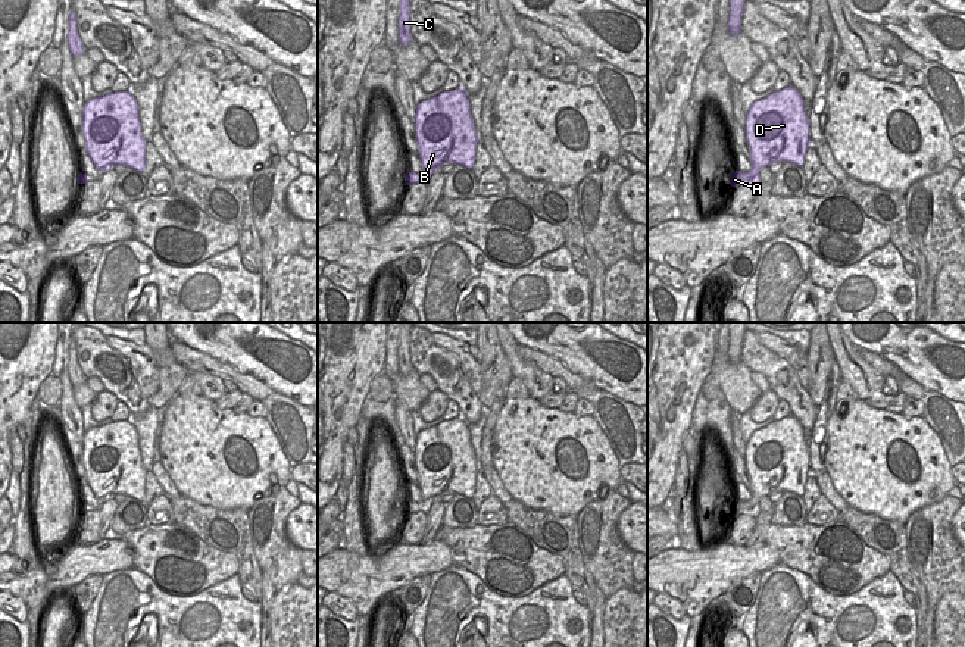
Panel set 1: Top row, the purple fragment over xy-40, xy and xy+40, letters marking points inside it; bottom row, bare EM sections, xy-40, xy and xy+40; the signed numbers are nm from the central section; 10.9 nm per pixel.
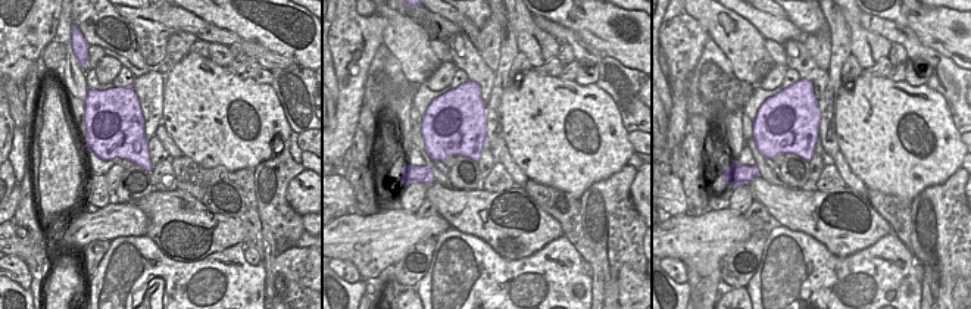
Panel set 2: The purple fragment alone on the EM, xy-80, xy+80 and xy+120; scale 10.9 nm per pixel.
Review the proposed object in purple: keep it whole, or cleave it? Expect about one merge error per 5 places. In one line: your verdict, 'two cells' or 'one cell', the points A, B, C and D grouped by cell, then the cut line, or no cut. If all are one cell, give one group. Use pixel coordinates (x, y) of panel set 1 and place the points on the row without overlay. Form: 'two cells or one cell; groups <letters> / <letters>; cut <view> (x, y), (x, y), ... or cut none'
one cell; groups A B C D; cut none

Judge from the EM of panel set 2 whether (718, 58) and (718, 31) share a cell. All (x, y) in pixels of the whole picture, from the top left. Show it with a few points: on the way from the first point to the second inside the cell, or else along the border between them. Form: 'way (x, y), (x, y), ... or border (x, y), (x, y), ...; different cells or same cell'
border (711, 37), (728, 59), (733, 71); different cells

